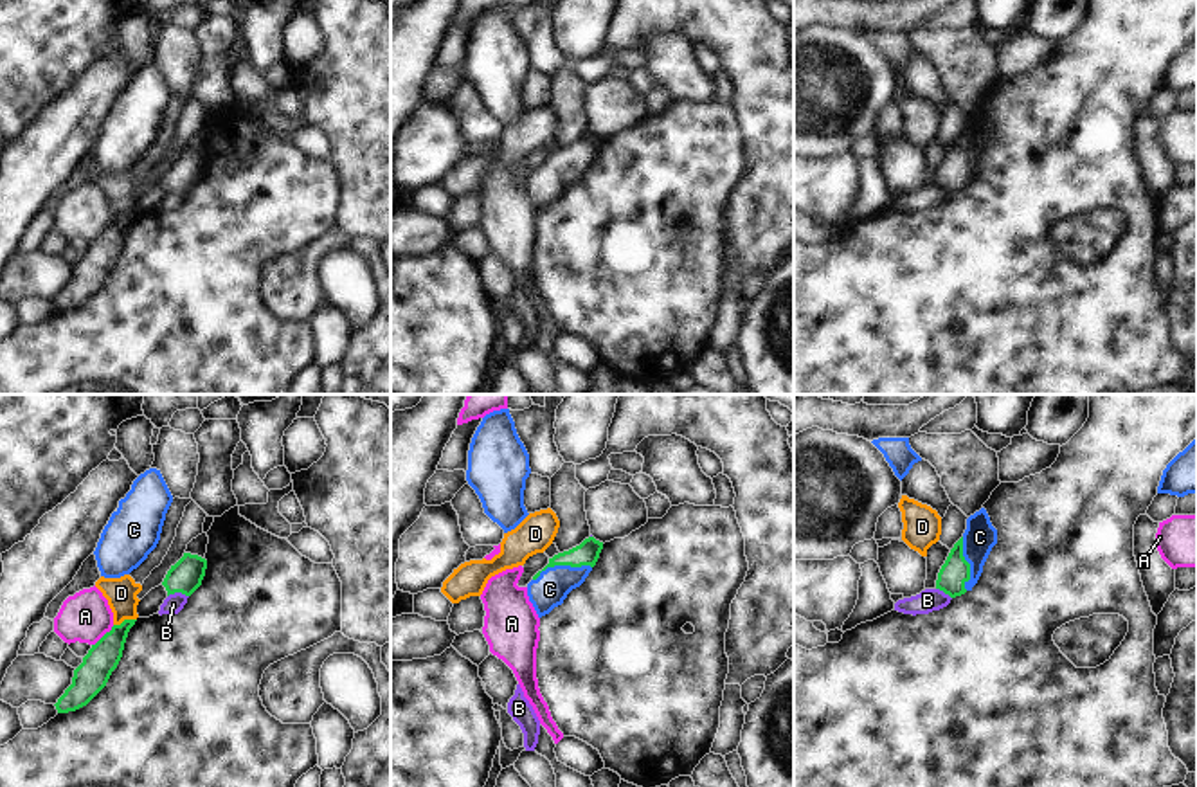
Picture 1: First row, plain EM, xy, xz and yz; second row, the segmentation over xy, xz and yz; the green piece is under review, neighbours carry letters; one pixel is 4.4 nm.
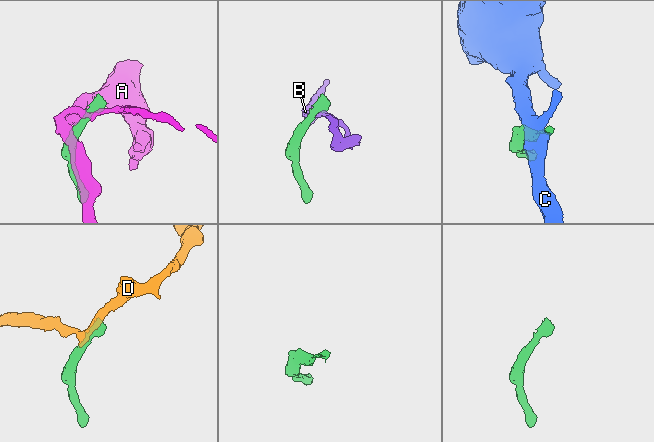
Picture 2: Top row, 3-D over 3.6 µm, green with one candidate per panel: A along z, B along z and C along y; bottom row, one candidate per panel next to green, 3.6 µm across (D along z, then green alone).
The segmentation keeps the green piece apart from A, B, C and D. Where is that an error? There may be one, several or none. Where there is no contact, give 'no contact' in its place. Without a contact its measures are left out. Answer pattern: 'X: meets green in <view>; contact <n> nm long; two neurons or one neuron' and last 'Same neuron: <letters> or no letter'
A: meets green in xy; contact 140 nm long; two neurons
B: meets green in xy; contact 100 nm long; two neurons
C: meets green in xz; contact 280 nm long; one neuron
D: meets green in xy; contact 110 nm long; two neurons
Same neuron: C

